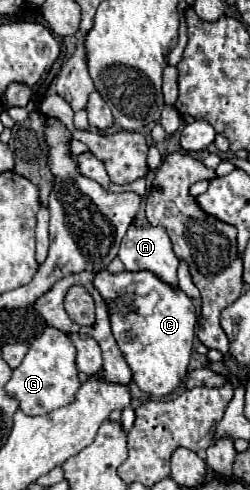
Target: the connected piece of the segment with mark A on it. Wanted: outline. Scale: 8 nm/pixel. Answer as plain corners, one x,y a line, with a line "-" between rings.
131,225
119,249
125,271
151,271
163,283
177,287
179,259
171,249
171,241
163,227

